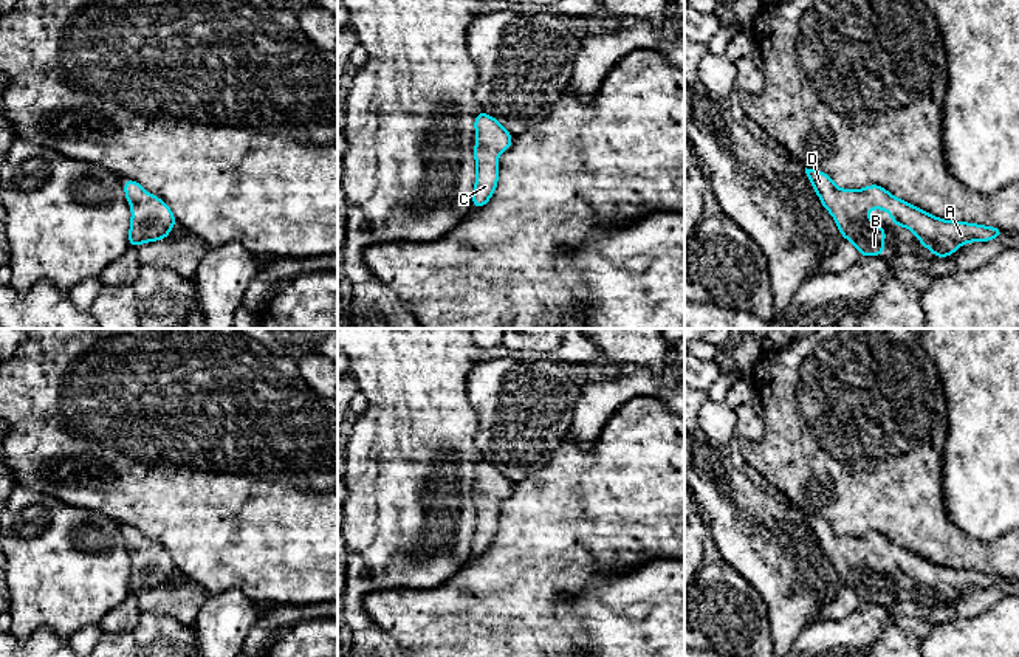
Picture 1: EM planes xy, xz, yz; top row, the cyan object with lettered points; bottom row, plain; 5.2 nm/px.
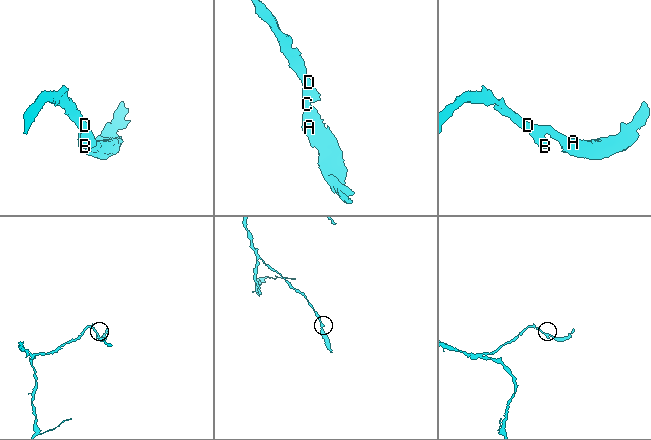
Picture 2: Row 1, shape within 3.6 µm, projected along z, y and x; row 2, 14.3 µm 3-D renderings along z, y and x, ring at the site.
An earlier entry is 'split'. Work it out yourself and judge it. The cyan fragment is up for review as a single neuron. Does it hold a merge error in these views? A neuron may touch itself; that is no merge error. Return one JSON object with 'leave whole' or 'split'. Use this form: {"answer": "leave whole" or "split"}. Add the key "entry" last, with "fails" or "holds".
{"answer": "leave whole", "entry": "fails"}

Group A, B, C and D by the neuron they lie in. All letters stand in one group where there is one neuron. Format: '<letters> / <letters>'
A B C D

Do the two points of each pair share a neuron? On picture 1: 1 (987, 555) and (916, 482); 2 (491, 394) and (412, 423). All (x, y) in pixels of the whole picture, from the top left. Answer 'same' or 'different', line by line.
1: same
2: different

